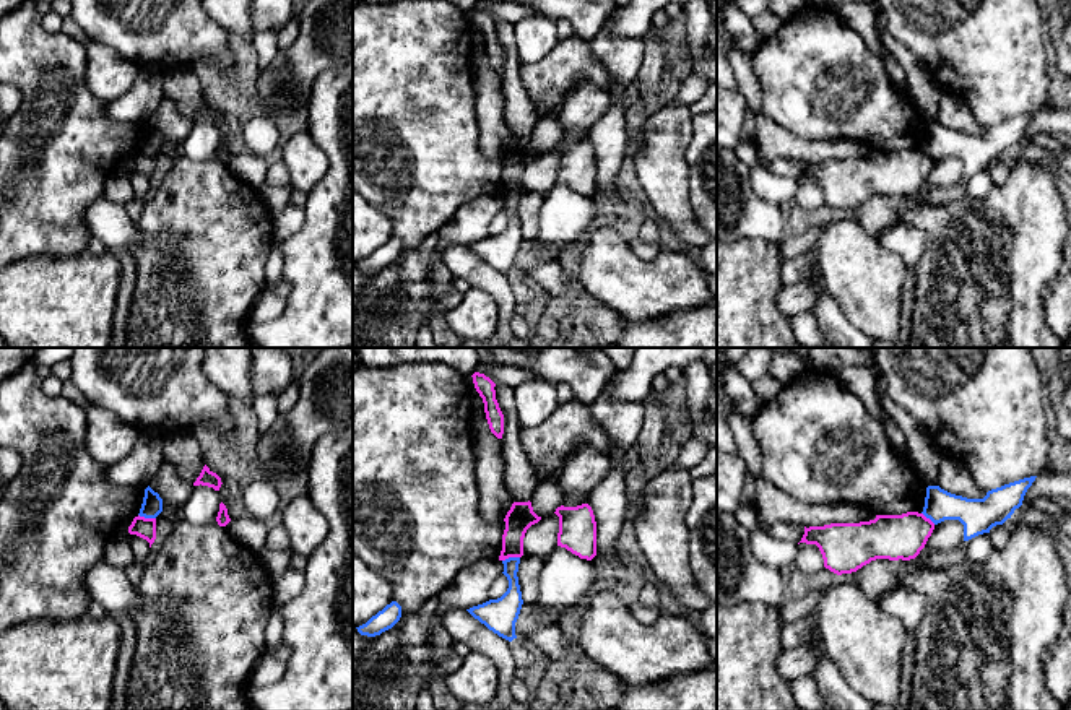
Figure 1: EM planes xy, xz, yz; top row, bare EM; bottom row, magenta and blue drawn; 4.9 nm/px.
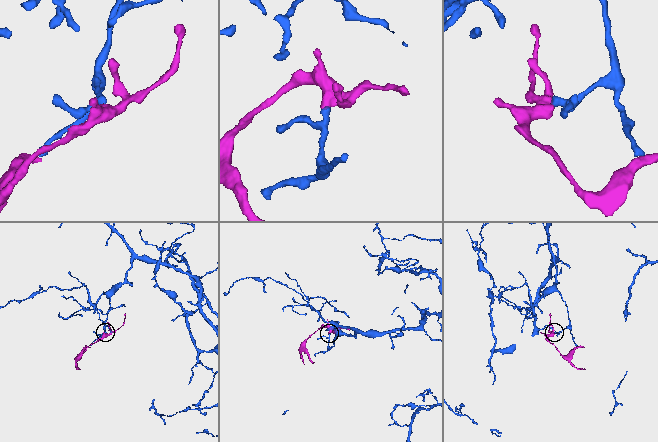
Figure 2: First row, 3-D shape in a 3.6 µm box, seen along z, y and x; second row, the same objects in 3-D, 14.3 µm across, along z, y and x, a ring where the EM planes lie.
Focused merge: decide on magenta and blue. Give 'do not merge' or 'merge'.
do not merge

